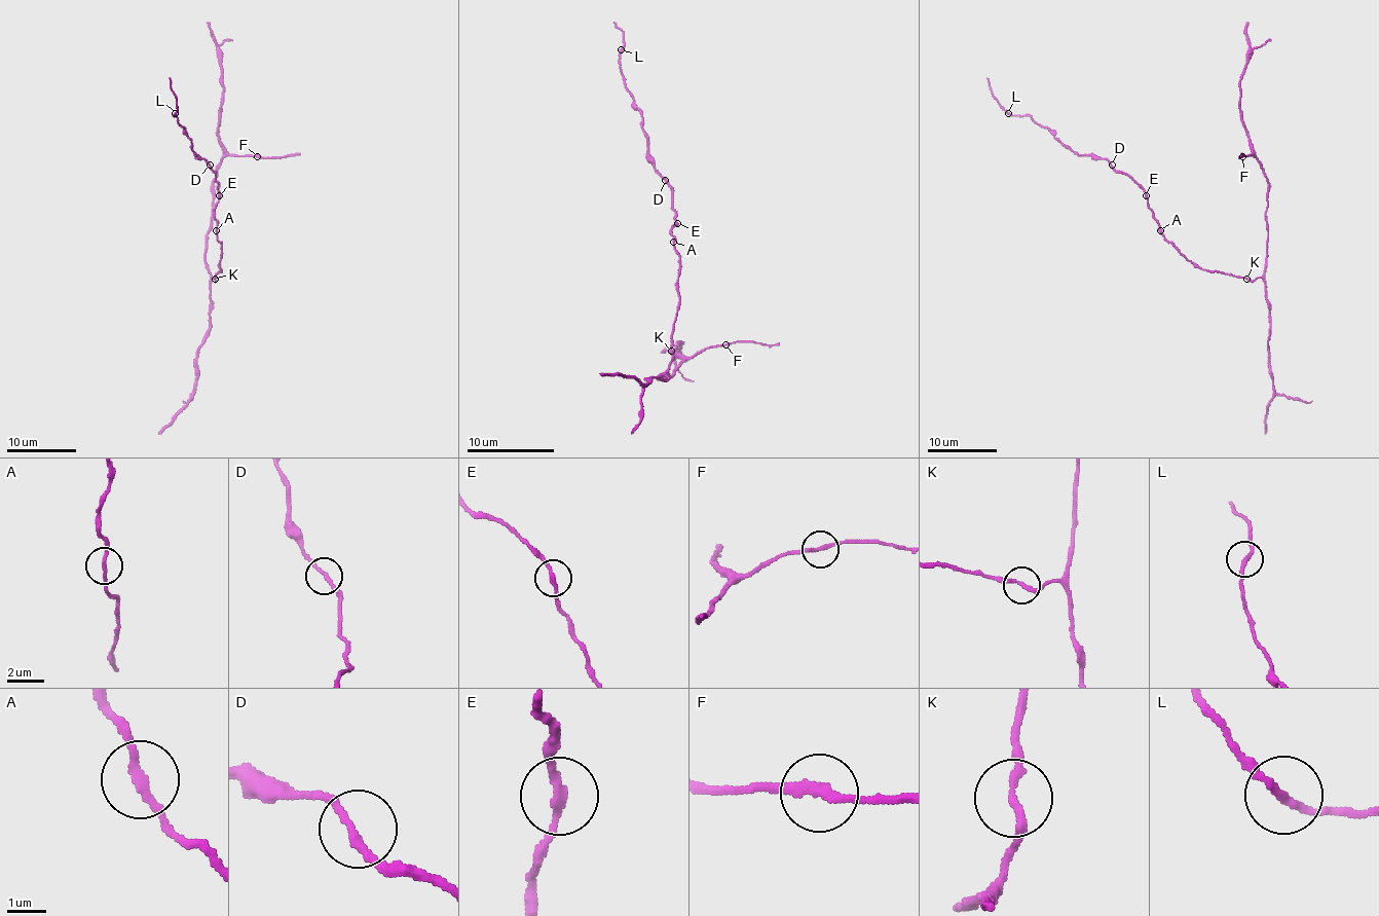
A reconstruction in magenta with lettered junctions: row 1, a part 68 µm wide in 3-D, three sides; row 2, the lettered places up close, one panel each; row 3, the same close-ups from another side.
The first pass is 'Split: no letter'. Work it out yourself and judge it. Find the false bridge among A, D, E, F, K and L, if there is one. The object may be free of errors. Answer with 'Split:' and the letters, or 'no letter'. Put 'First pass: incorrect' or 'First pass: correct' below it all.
Split: no letter
First pass: correct

